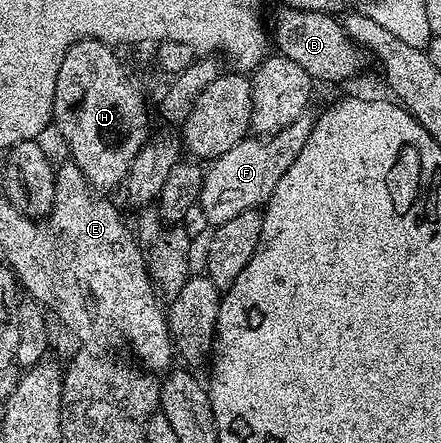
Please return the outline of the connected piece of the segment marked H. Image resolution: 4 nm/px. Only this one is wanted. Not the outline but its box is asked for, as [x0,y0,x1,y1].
[52,38,151,192]

